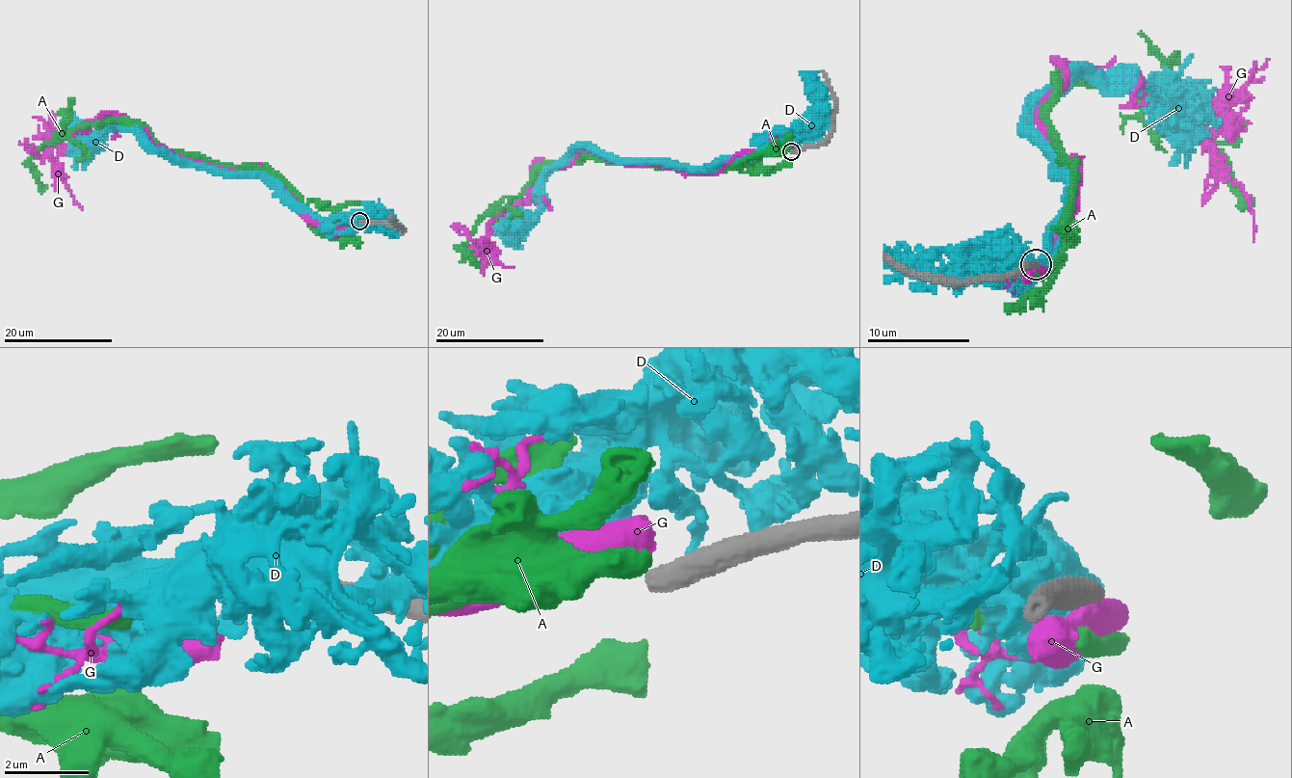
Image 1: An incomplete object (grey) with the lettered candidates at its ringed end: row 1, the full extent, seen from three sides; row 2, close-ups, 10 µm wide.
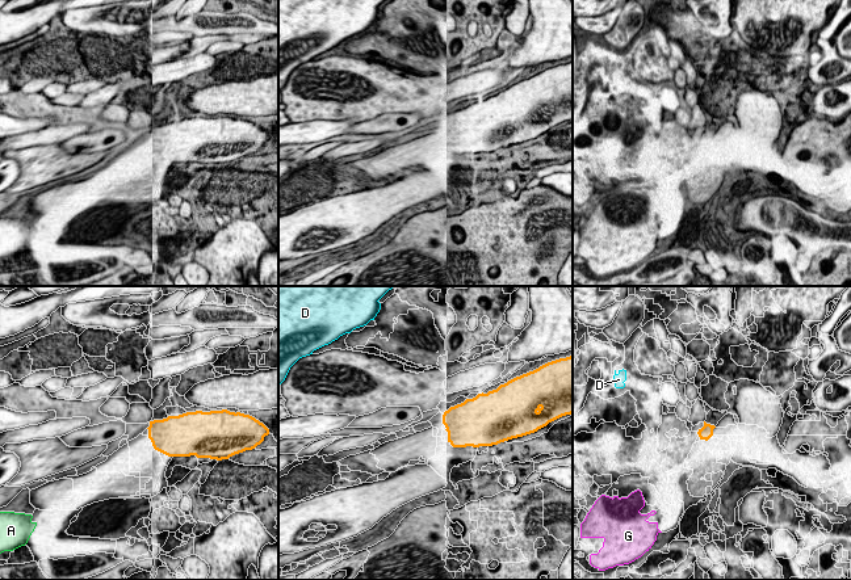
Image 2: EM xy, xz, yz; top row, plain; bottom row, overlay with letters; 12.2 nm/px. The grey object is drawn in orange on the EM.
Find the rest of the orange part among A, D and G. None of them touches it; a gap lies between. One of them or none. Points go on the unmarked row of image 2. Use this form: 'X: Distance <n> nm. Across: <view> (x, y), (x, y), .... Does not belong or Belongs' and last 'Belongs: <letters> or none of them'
A: Distance 1700 nm. Across: xy (154, 154), (36, 228). Does not belong
D: Distance 1050 nm. Across: yz (699, 135), (624, 92). Does not belong
G: Distance 950 nm. Across: yz (700, 144), (641, 198). Does not belong
Belongs: none of them

